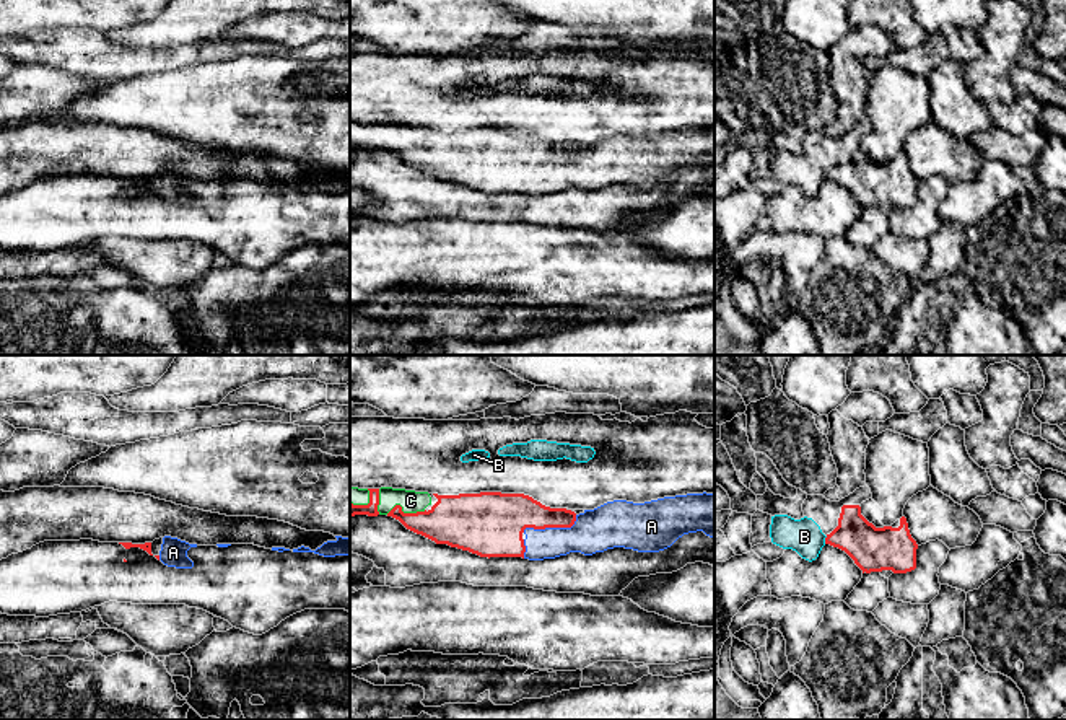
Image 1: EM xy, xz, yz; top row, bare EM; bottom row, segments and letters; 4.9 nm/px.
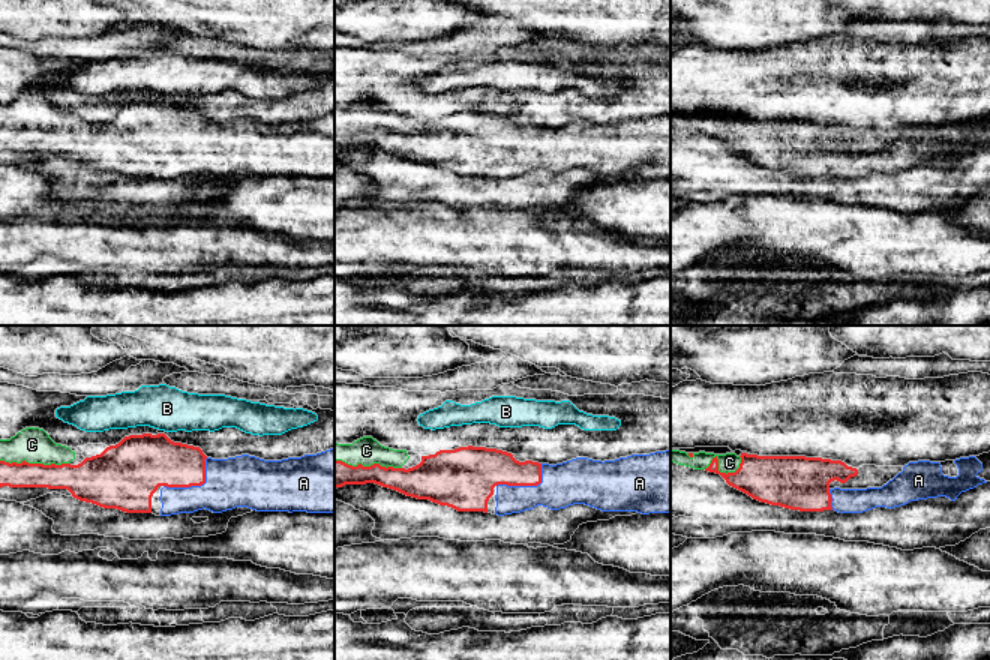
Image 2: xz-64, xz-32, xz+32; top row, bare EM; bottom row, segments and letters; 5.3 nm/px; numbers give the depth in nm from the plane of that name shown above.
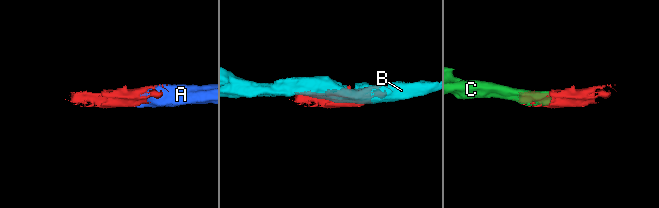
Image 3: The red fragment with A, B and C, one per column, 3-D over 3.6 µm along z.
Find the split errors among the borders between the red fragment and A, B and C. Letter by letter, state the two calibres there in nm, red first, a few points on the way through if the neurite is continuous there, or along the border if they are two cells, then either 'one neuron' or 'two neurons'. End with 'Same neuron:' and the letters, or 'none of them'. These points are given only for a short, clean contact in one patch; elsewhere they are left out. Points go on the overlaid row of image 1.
A: calibres 240 and 220 nm; one neuron
B: calibres 220 and 170 nm; two neurons
C: calibres 240 and 110 nm; one neuron
Same neuron: A, C

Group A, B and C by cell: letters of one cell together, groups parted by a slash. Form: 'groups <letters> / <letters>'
groups A C / B

